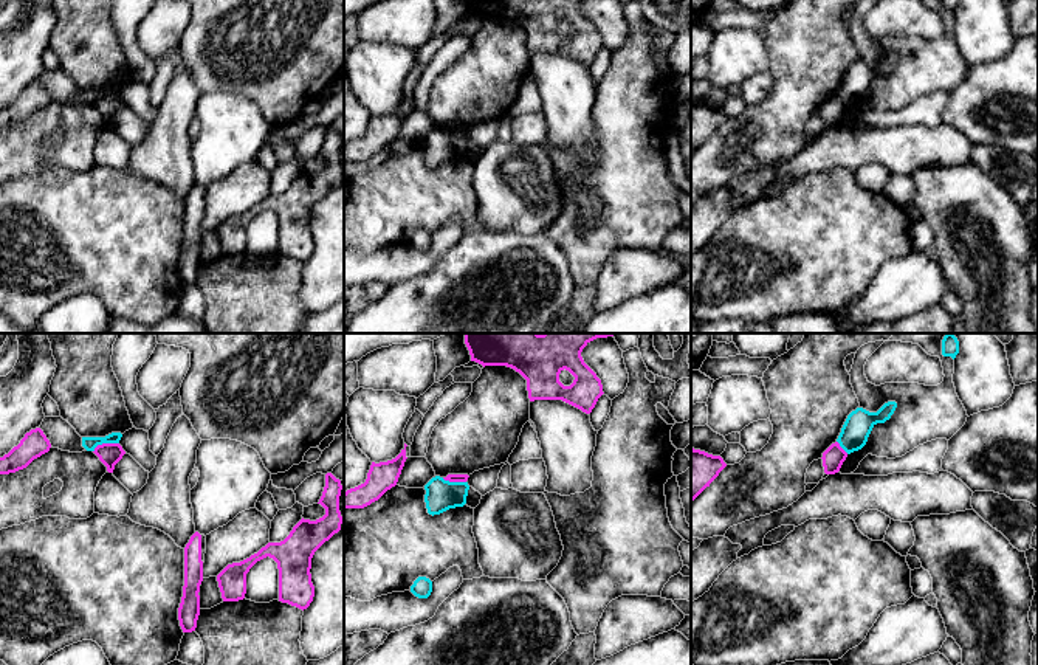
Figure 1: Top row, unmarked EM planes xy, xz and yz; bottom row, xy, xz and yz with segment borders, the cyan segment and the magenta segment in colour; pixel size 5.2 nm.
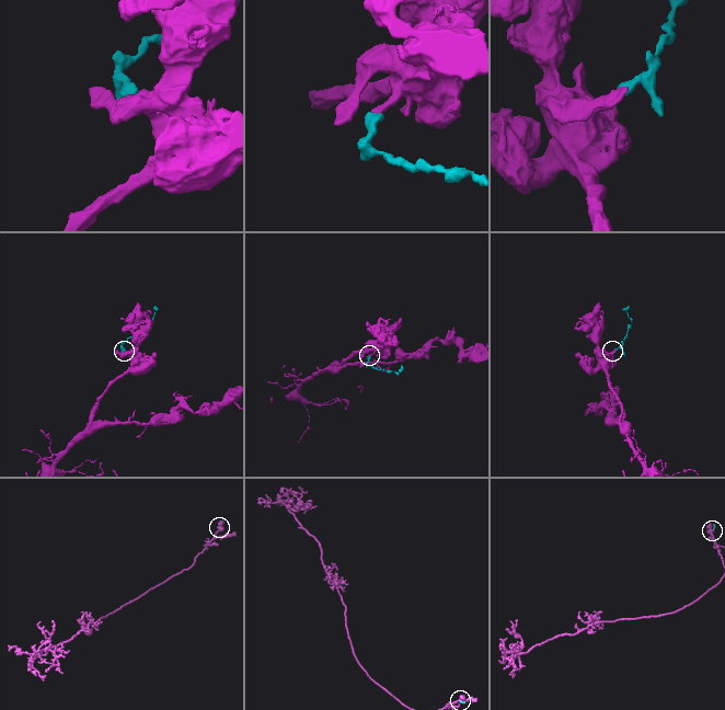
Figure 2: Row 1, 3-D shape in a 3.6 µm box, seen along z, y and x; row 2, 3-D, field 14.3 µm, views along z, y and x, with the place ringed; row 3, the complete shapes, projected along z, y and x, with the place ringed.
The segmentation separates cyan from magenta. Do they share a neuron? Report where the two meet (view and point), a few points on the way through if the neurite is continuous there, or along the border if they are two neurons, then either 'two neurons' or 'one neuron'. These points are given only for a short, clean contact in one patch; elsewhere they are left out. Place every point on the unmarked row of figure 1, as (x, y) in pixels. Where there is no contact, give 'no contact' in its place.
contact xy (104, 95); border xy (118, 95), (103, 95), (93, 104); two neurons

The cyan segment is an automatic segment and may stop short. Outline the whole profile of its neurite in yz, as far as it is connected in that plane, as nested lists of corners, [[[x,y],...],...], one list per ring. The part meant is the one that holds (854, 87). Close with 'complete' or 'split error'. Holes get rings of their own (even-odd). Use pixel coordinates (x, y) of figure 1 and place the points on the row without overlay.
[[[895,54],[885,56],[877,65],[857,60],[847,68],[837,95],[847,107],[861,102],[866,98],[872,81],[877,76],[889,73],[895,60]]] | complete

